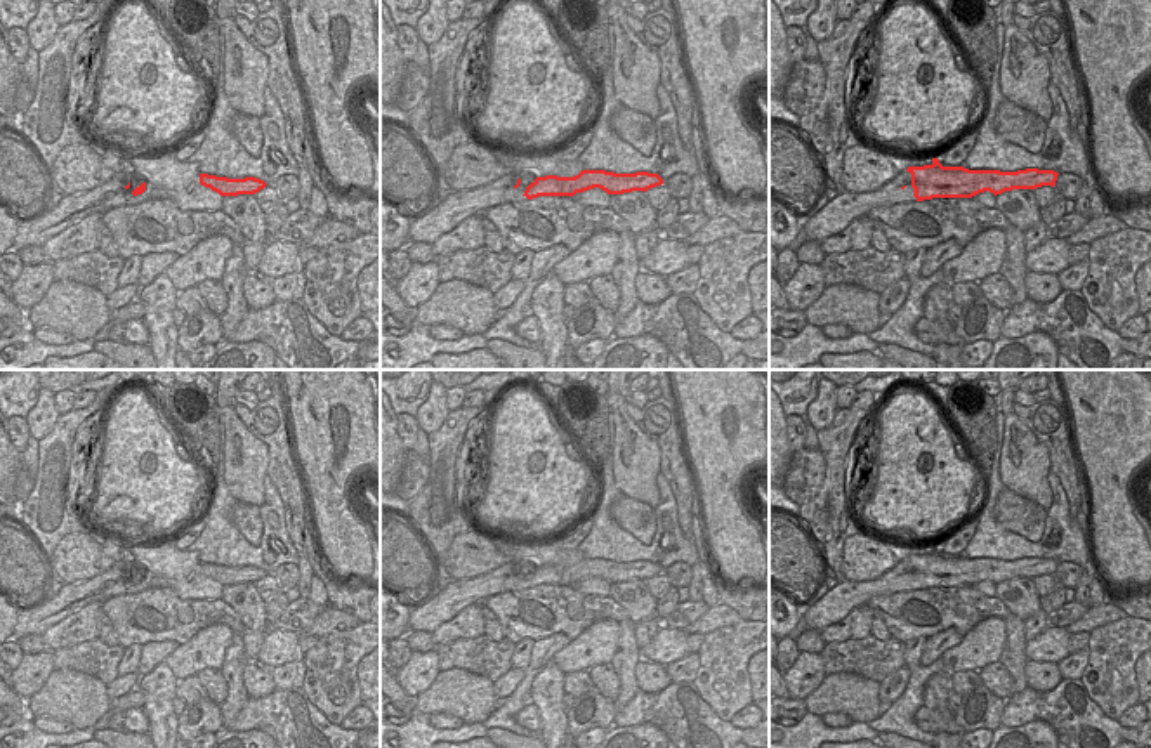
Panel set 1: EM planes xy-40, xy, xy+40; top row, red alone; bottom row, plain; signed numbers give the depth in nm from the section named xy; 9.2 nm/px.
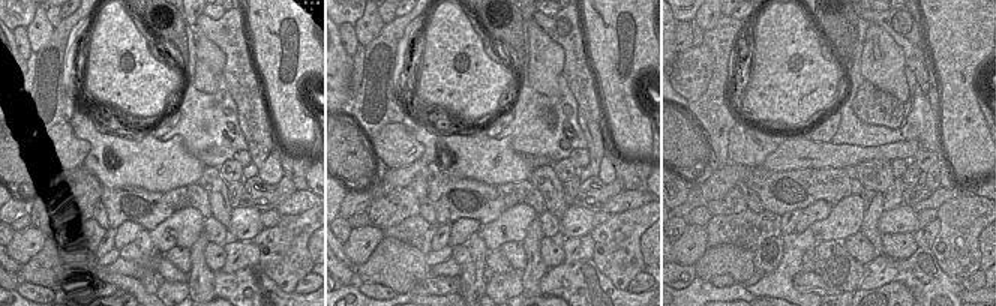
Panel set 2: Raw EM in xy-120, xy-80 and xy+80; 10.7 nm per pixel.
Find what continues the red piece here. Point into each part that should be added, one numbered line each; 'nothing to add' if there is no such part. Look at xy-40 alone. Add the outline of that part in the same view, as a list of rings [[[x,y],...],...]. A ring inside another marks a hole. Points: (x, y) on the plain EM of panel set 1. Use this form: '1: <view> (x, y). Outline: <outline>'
1: xy-40 (33, 620). Outline: [[[115,566],[90,580],[66,583],[56,595],[38,597],[31,606],[21,607],[14,627],[14,639],[24,635],[43,635],[52,625],[82,609],[90,602],[106,602],[122,594],[137,594],[148,590],[148,578],[134,585],[132,580],[144,569],[139,568],[134,576],[128,568]]]

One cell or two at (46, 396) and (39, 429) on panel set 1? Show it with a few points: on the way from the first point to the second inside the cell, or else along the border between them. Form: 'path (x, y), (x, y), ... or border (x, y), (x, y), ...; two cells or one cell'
path (46, 405), (40, 420); one cell

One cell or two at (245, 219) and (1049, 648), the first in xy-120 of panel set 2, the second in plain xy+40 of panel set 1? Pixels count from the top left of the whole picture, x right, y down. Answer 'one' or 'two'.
one

